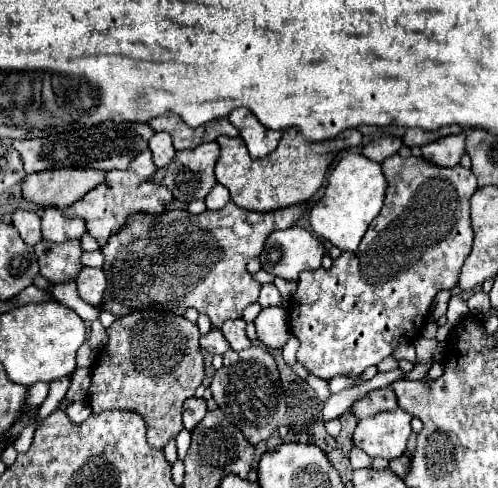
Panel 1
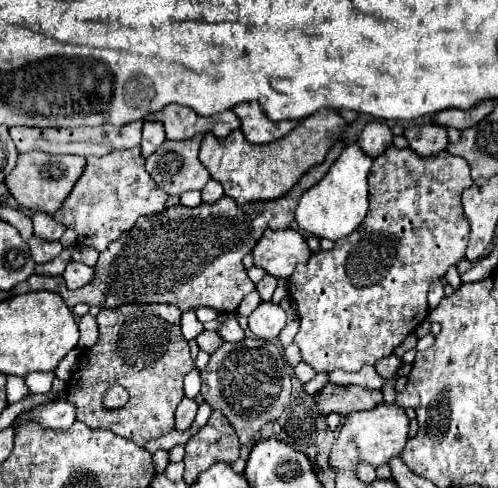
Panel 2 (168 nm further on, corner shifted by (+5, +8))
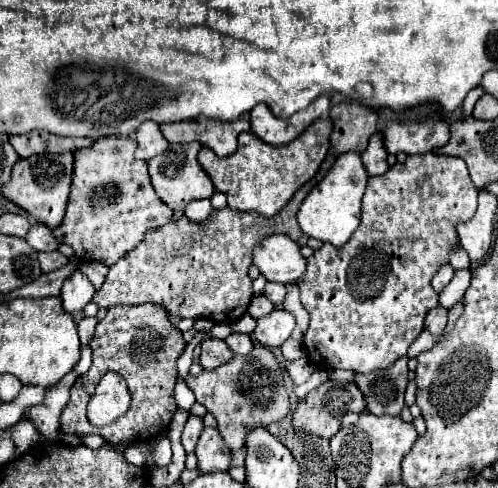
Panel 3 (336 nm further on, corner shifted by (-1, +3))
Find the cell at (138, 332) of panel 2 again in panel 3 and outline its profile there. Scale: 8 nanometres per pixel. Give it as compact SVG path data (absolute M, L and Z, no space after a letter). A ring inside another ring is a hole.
M115 305L109 307L105 319L97 323L95 335L91 339L93 349L93 365L81 375L71 387L71 399L61 413L61 431L91 435L97 433L105 437L109 443L147 443L155 439L159 433L169 429L173 415L177 413L177 405L173 399L173 387L177 377L177 359L185 349L183 335L169 323L167 311L159 305ZM115 371L125 377L127 387L131 391L131 407L127 413L105 427L95 427L89 423L85 415L85 407L95 393L99 379L107 373Z

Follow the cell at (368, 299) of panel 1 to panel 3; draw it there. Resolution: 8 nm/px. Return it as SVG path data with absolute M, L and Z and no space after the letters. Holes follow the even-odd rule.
M435 153L409 155L403 165L401 163L395 163L393 167L389 167L389 171L385 175L369 177L367 189L365 189L365 195L363 195L363 217L361 217L359 229L355 231L355 237L351 237L351 241L347 241L347 245L343 245L343 247L333 247L333 245L323 243L323 247L317 249L307 259L307 271L297 281L297 285L301 289L301 303L303 303L303 307L311 315L309 329L307 329L305 337L303 337L309 359L315 361L317 365L325 367L325 369L351 369L351 371L357 371L357 373L371 373L373 369L389 367L399 357L405 357L409 345L423 331L423 319L425 319L425 315L433 307L437 307L437 295L431 289L431 283L429 281L437 273L439 265L443 265L443 263L449 261L449 253L457 245L455 225L461 223L461 221L469 221L475 215L475 209L477 209L477 193L479 193L479 189L475 189L475 185L473 185L471 177L469 177L469 171L467 171L467 165L465 165L463 159L459 159L459 157L447 157L447 155L435 155Z

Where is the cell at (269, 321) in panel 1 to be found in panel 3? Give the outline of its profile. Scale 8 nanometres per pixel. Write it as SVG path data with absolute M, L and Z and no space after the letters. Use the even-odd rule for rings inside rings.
M275 309L273 313L257 319L253 335L265 347L281 347L281 343L291 335L293 327L295 327L295 317L287 311Z

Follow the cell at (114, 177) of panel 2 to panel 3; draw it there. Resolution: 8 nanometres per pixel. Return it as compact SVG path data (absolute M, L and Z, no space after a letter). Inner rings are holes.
M107 135L99 137L91 149L77 149L73 153L75 163L67 213L53 231L53 237L57 237L59 243L71 245L77 259L113 265L127 251L137 247L147 231L171 221L173 211L157 197L147 173L147 163L133 157L135 149L135 139ZM107 185L113 189L107 191Z

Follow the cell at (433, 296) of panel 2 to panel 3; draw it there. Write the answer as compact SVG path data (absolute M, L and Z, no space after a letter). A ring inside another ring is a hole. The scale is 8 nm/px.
M447 263L447 265L441 265L441 267L437 269L437 273L435 273L435 277L431 279L431 287L439 293L439 291L441 291L449 281L451 281L453 273L455 273L455 269L451 269L449 263Z

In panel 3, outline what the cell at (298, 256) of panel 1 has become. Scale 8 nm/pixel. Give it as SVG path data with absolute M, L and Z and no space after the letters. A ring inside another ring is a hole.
M269 235L253 249L253 265L267 281L293 283L305 271L299 245L285 235Z

